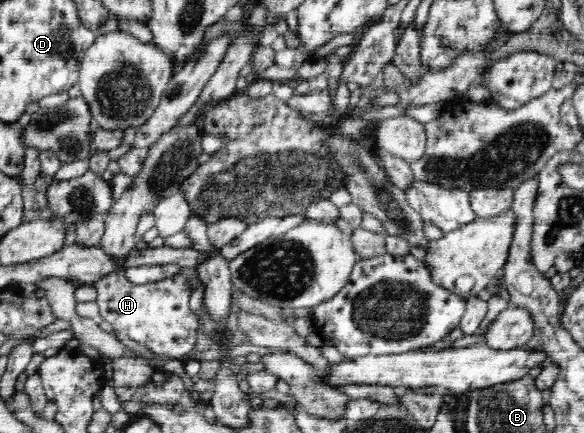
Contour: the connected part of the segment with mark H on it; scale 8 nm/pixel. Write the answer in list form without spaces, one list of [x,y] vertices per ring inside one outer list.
[[[124,271],[112,272],[92,284],[97,290],[99,319],[106,320],[117,333],[126,334],[148,350],[173,359],[190,352],[198,340],[198,316],[188,305],[193,292],[191,285],[181,274],[149,284],[132,285]]]

